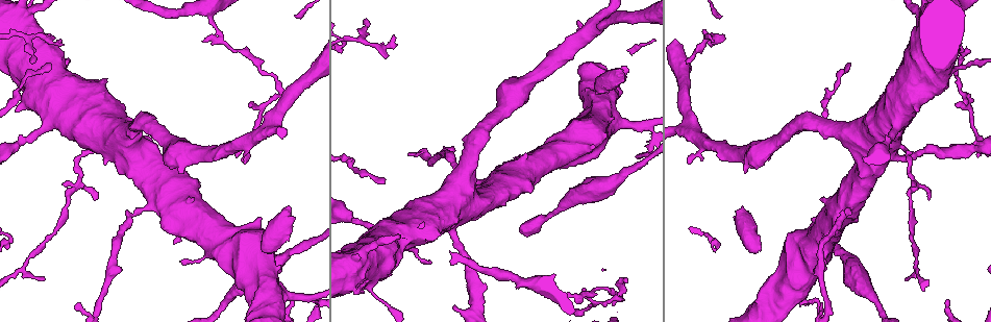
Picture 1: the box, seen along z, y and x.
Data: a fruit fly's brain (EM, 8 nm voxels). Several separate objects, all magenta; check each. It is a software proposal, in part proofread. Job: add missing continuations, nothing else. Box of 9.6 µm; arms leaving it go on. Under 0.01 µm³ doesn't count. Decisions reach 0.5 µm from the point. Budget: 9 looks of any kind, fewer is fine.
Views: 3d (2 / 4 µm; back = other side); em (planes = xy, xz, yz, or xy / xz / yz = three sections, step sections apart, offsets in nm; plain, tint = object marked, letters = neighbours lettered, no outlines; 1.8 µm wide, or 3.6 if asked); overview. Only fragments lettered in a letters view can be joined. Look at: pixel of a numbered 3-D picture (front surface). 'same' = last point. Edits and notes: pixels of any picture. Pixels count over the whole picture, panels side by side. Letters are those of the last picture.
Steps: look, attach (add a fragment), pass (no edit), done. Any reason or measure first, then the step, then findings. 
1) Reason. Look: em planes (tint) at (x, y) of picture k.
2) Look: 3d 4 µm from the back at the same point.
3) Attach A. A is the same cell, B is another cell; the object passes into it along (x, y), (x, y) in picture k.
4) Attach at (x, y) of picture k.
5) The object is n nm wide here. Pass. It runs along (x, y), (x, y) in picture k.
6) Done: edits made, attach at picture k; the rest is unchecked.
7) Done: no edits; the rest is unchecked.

Branch stops here. Look: em xy step 8 (letters) at (621, 296) of picture 1.

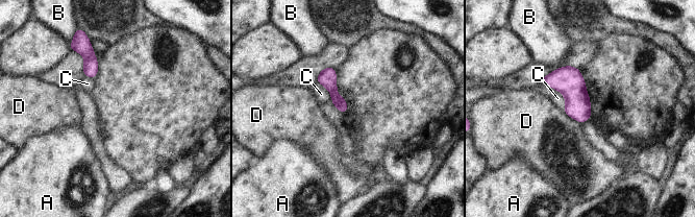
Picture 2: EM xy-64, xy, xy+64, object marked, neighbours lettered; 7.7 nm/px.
Pass. A, B, C and D are other cells; a border runs along (563, 111), (579, 123) in picture 2; no lettered fragment goes on from it.

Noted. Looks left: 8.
An open end. Look: em planes (tint) at (976, 156) of picture 1.

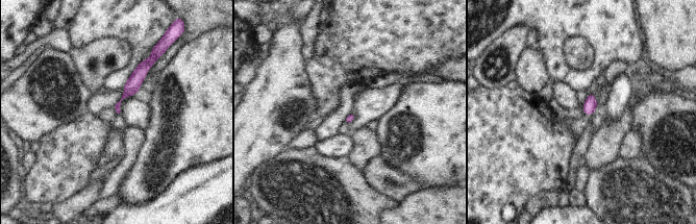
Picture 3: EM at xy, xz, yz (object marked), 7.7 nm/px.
See the neighbours. Look: em planes (letters) at the same point.

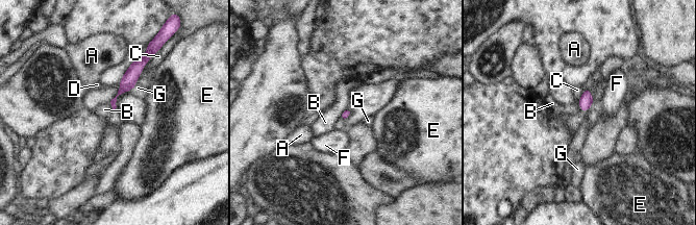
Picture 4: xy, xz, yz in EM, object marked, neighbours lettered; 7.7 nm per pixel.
Pass. A, B, C, D, E, F and G are other cells; a border runs along (577, 102), (580, 109) in picture 4; no lettered fragment goes on from it.

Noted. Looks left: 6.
Look: em yz step 16 (letters) at (428, 260) of picture 1.

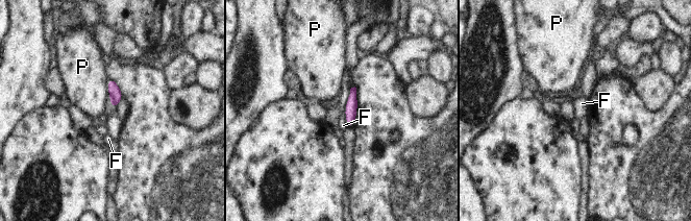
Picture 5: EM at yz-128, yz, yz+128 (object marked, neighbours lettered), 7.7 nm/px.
Look: em planes (letters) at the same point.

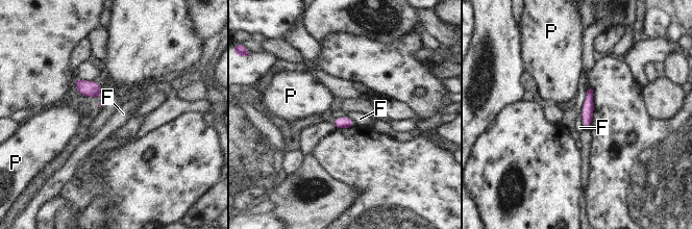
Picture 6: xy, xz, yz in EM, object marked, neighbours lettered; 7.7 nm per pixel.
Pass. F and P are other cells; none of them fits.

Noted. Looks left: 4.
Branch stops here. Look: em xy step 16 (letters) at (32, 63) of picture 1.

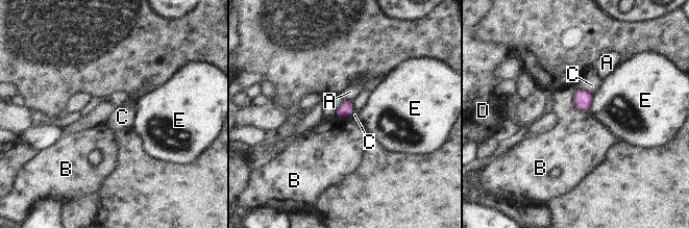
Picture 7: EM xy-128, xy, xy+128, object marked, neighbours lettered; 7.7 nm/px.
The longest contact is with B, 220 nm. Pass. A, B, C, D and E are other cells; a border runs along (575, 87), (574, 105), (589, 110) in picture 7; none of them fits.

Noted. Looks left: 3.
Done: no edits; the rest is unchecked.

